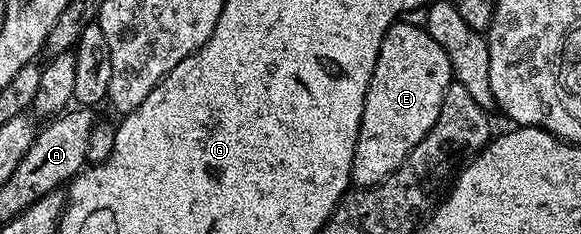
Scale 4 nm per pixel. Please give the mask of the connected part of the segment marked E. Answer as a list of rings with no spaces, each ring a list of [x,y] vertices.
[[[396,21],[387,30],[381,41],[381,49],[377,53],[377,65],[373,65],[373,77],[365,93],[365,109],[361,113],[361,129],[357,133],[357,145],[353,149],[353,165],[351,166],[351,181],[356,188],[370,189],[383,183],[400,165],[407,160],[409,153],[433,129],[437,117],[441,113],[441,101],[445,97],[445,89],[453,81],[451,62],[433,41],[426,26],[415,23]]]

